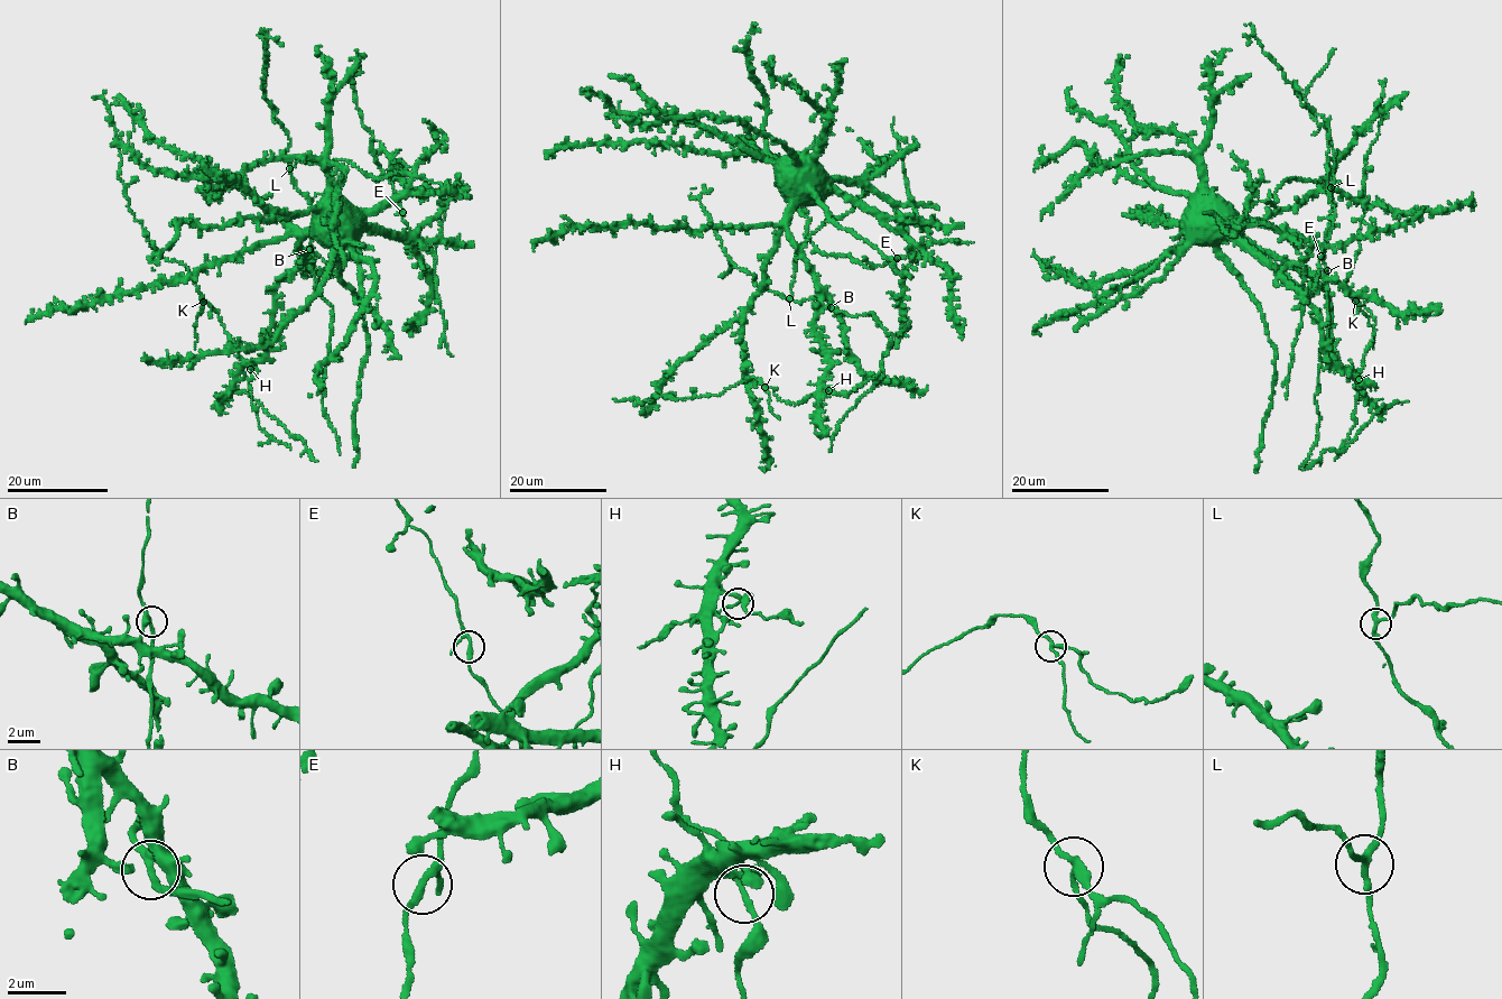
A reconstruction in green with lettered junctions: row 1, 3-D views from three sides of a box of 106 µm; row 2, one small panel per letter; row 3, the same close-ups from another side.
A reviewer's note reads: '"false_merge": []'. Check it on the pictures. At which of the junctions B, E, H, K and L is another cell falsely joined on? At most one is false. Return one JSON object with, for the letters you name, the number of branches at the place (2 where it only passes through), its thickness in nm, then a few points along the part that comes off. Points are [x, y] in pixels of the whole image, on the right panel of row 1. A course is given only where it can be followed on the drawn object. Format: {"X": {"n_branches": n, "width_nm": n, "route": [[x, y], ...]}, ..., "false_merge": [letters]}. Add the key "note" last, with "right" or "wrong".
{"K": {"n_branches": 3, "width_nm": 200, "route": [[1355, 302], [1372, 327], [1374, 350]]}, "false_merge": ["K"], "note": "wrong"}

